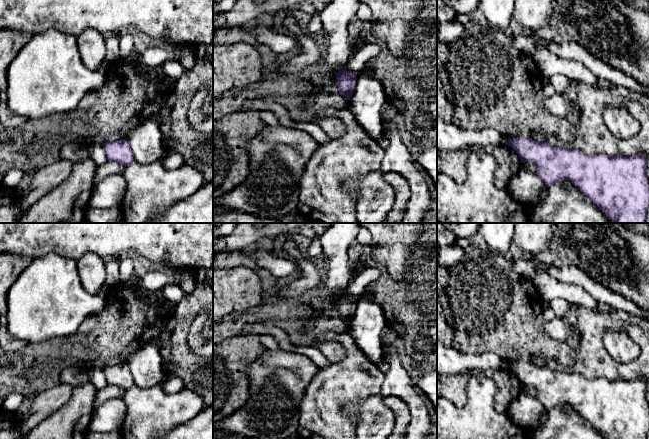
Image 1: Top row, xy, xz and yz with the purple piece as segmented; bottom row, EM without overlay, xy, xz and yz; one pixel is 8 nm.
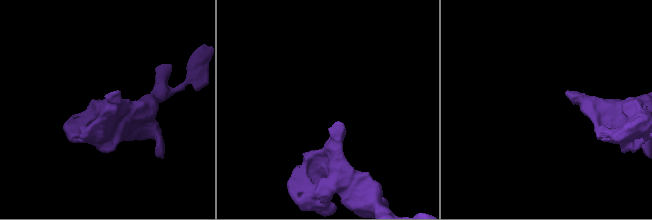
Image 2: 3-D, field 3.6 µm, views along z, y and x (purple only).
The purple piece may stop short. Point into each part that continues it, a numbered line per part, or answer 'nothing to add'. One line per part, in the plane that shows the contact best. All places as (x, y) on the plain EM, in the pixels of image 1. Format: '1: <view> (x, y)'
nothing to add

